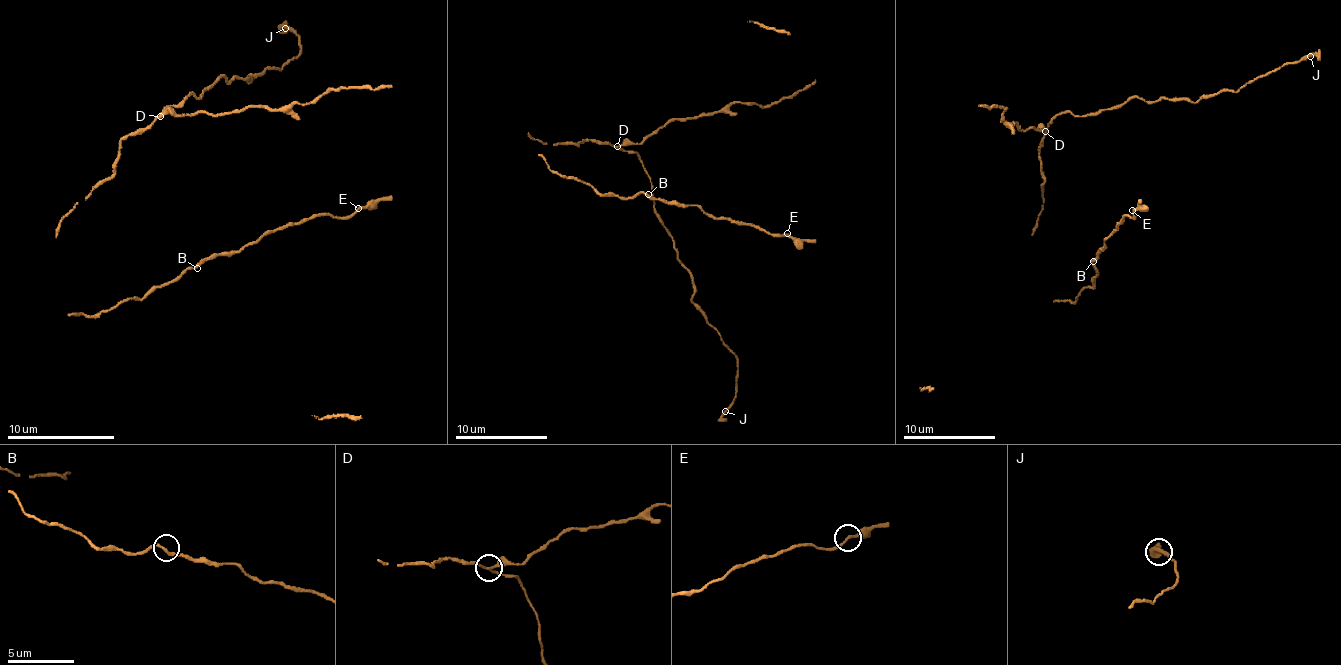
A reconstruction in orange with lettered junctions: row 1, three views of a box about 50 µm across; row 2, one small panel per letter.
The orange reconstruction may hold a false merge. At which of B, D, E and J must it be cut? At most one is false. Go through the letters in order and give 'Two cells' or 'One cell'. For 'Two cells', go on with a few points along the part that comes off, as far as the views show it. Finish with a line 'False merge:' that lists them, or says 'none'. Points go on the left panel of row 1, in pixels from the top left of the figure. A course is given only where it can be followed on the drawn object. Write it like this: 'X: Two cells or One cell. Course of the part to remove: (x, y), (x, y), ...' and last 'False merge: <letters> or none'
B: One cell
D: Two cells. Course of the part to remove: (159, 117), (240, 111), (250, 106), (285, 109), (299, 103), (315, 103), (331, 90), (391, 87)
E: One cell
J: One cell
False merge: D

